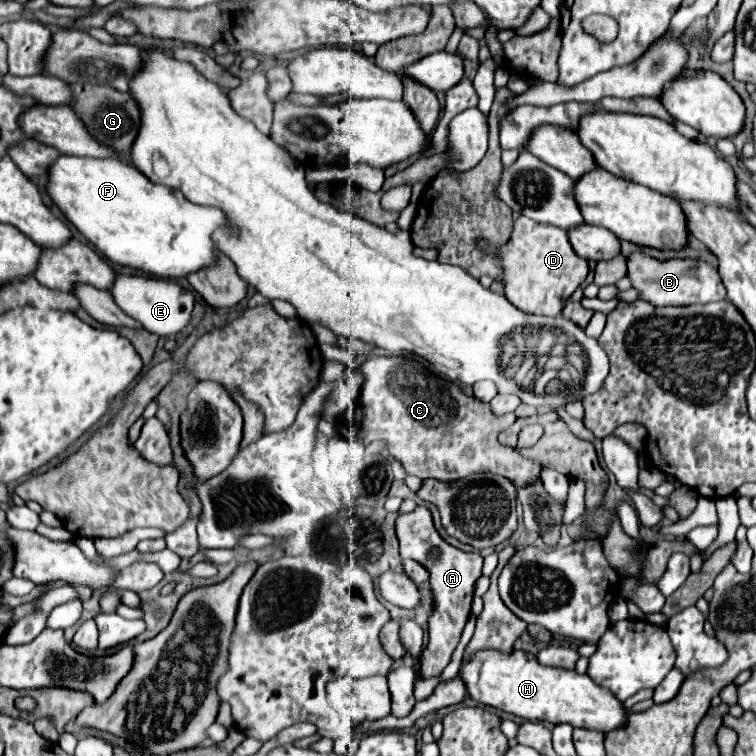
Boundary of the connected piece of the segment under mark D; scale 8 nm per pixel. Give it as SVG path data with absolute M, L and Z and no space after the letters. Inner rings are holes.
M518 217L514 221L512 235L500 249L494 249L484 239L476 241L480 251L486 251L500 259L500 265L504 269L504 293L508 295L508 301L524 313L556 317L588 275L588 261L574 253L564 229L536 223L528 217Z

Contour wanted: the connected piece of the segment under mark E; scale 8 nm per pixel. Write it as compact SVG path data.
M116 275L110 295L112 295L112 299L116 299L116 305L120 305L120 309L124 313L128 313L132 319L140 321L140 325L144 325L146 331L156 333L160 337L182 331L188 325L190 313L194 307L192 291L178 287L178 283L174 283L174 281L142 277L142 275Z

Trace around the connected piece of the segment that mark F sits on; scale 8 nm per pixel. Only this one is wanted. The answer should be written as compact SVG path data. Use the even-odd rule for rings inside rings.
M60 155L60 161L56 161L56 165L52 165L52 173L48 173L46 193L52 203L64 213L64 217L102 255L106 255L106 259L154 277L186 277L188 273L210 265L216 259L218 251L216 243L212 241L212 231L228 223L220 209L198 207L190 203L178 189L168 189L164 185L152 183L138 169L116 159Z

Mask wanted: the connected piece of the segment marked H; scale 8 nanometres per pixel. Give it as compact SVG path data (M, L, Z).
M476 651L462 665L460 679L464 681L470 699L528 721L548 721L554 725L568 723L572 727L608 733L622 727L628 717L622 703L608 689L598 687L588 675L540 665L538 657L526 651Z

